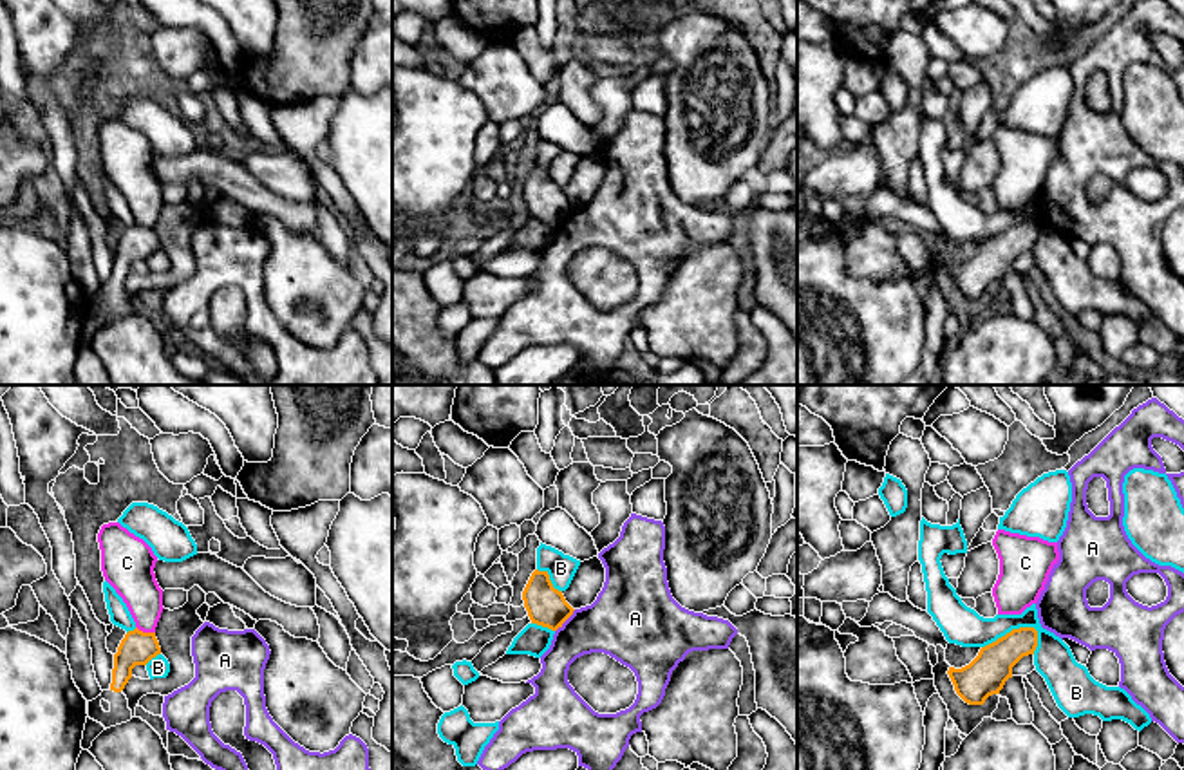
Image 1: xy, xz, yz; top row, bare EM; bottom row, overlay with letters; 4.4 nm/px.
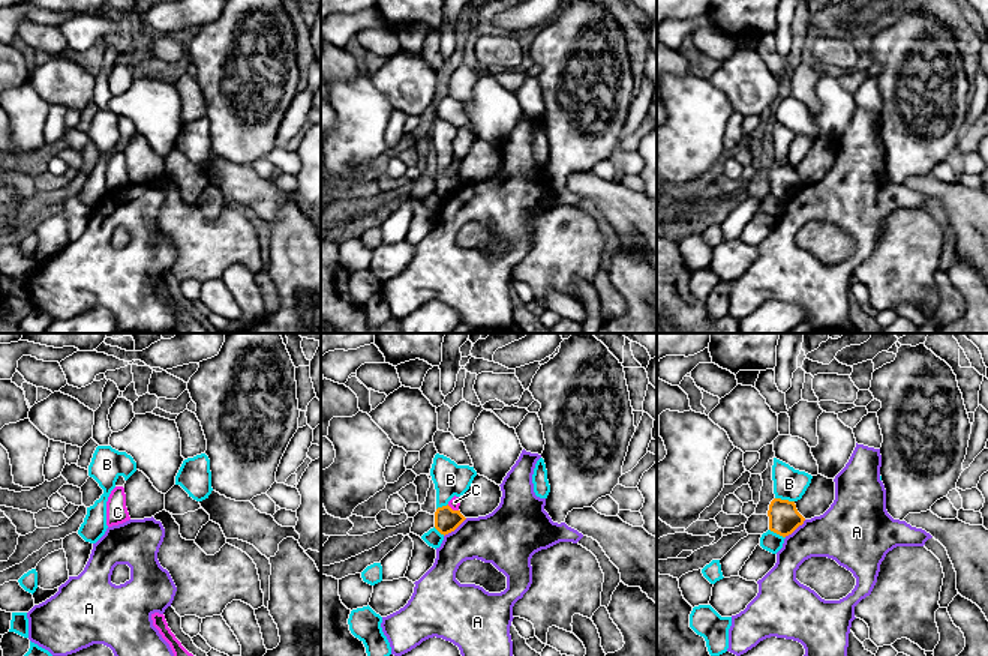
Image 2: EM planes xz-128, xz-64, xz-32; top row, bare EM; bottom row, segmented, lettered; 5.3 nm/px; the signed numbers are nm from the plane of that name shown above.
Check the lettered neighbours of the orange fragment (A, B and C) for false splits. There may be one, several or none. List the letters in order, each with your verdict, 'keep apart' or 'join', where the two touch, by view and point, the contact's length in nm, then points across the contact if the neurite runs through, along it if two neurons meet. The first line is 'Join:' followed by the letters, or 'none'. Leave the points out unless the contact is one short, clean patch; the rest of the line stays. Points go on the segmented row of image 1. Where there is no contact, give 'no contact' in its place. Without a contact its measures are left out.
Join: none
A: keep apart; contact xz (566, 619); length 140 nm
B: keep apart; contact yz (1011, 631); length 260 nm
C: keep apart; contact xy (145, 633); length 90 nm; border xy (136, 626), (154, 633)

